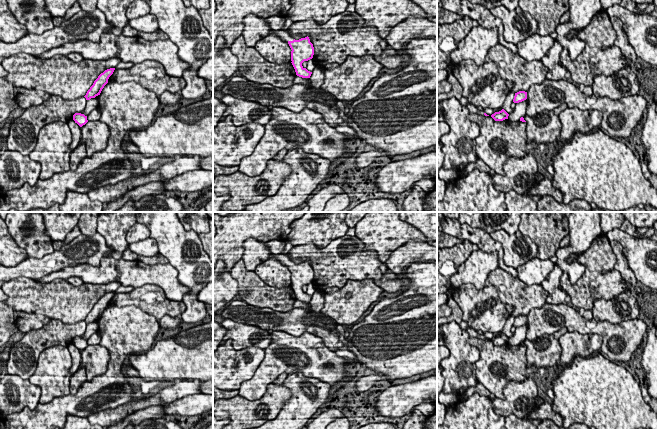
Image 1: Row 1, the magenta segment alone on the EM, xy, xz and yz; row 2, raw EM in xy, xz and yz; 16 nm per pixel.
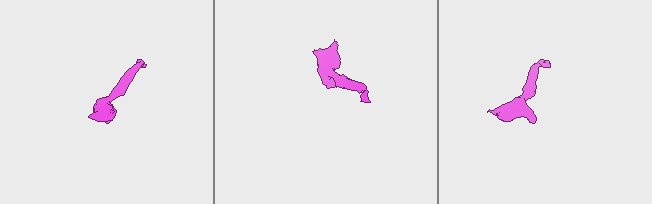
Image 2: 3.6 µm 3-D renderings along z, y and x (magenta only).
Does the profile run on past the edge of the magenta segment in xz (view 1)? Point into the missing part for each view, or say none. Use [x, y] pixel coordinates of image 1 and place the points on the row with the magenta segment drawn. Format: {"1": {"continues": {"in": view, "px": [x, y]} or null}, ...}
{"1": {"continues": {"in": "xz", "px": [284, 35]}}}

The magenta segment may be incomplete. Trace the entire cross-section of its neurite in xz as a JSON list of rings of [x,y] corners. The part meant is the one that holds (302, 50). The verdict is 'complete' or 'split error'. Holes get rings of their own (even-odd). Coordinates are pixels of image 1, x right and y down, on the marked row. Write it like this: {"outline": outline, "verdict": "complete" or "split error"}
{"outline": [[[270,30],[269,34],[275,33],[278,35],[283,41],[286,41],[291,48],[291,63],[295,69],[296,75],[302,78],[310,78],[312,72],[308,71],[306,68],[302,66],[304,61],[308,61],[313,58],[314,55],[314,47],[310,42],[309,37],[301,38],[299,40],[295,40],[293,36],[291,36],[285,30]]], "verdict": "split error"}

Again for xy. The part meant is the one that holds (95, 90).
{"outline": [[[115,68],[107,69],[98,76],[84,96],[86,100],[90,100],[91,98],[95,98],[96,96],[100,95],[102,89],[108,83],[108,79],[113,74],[114,70]]], "verdict": "complete"}

